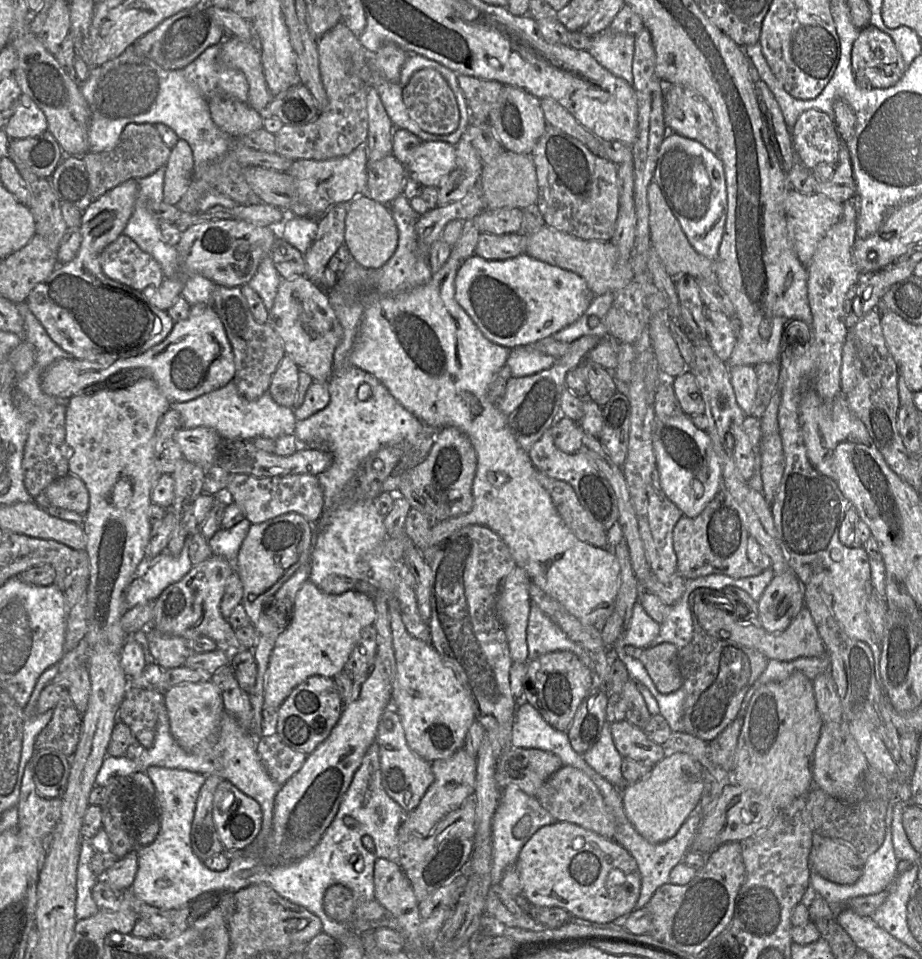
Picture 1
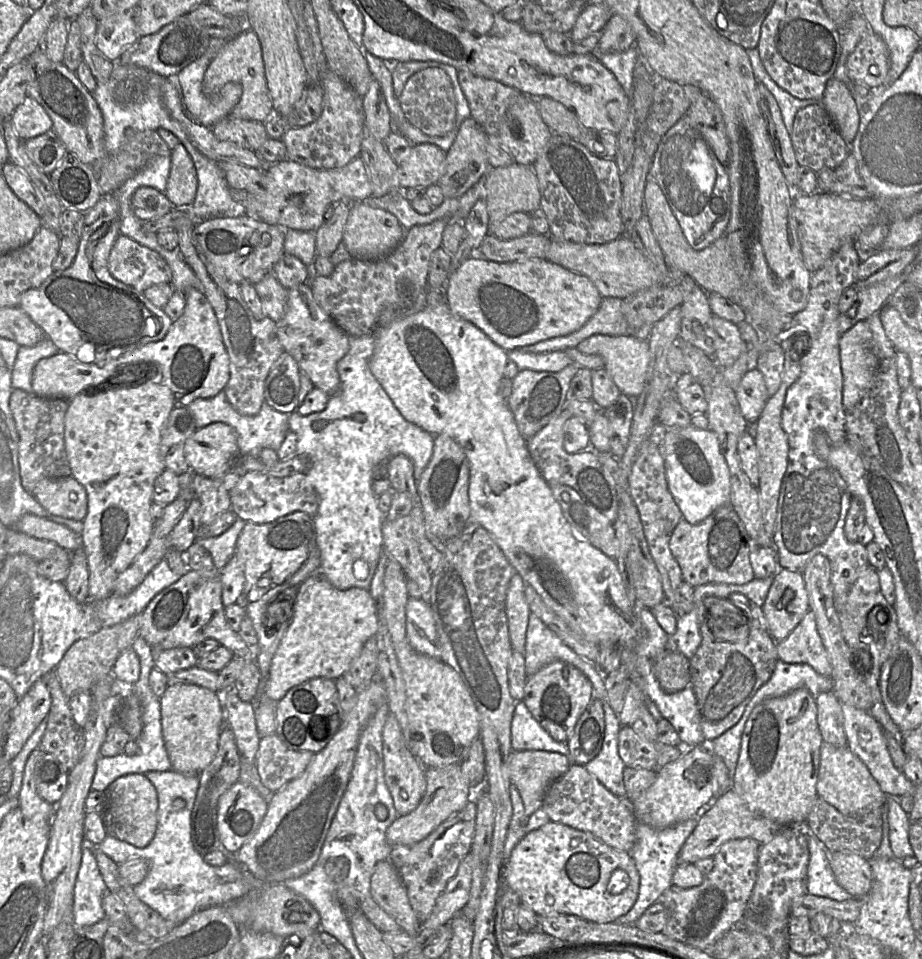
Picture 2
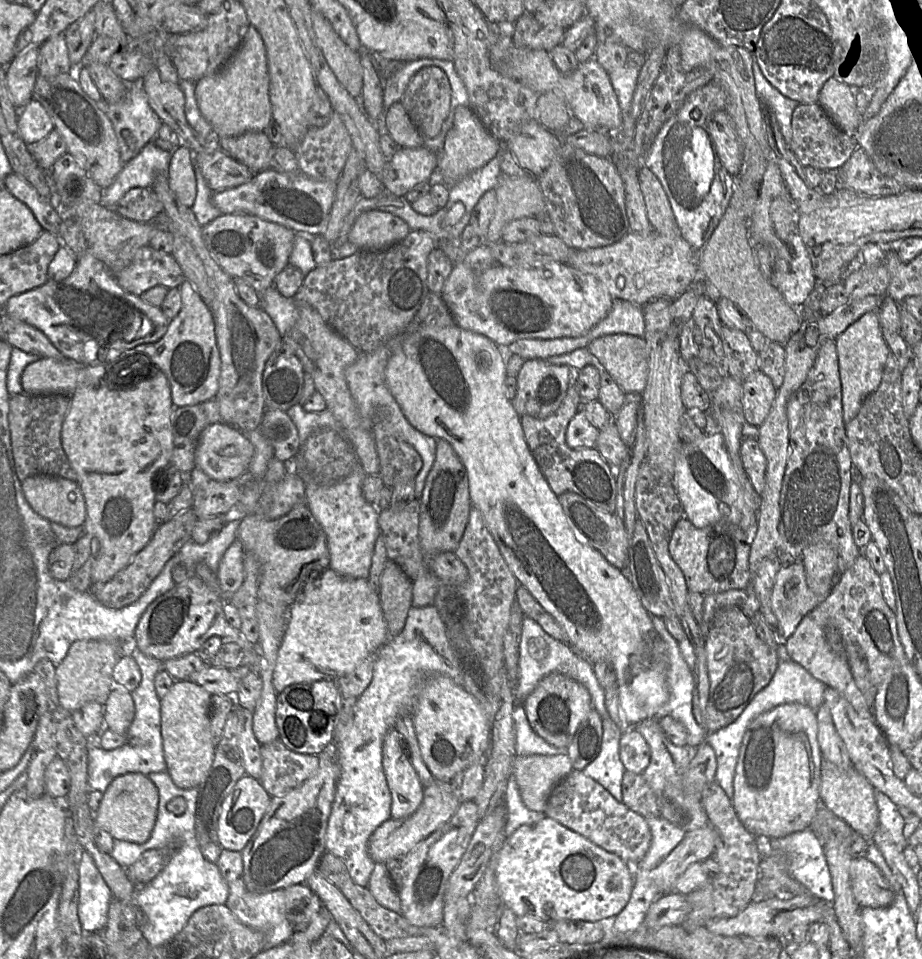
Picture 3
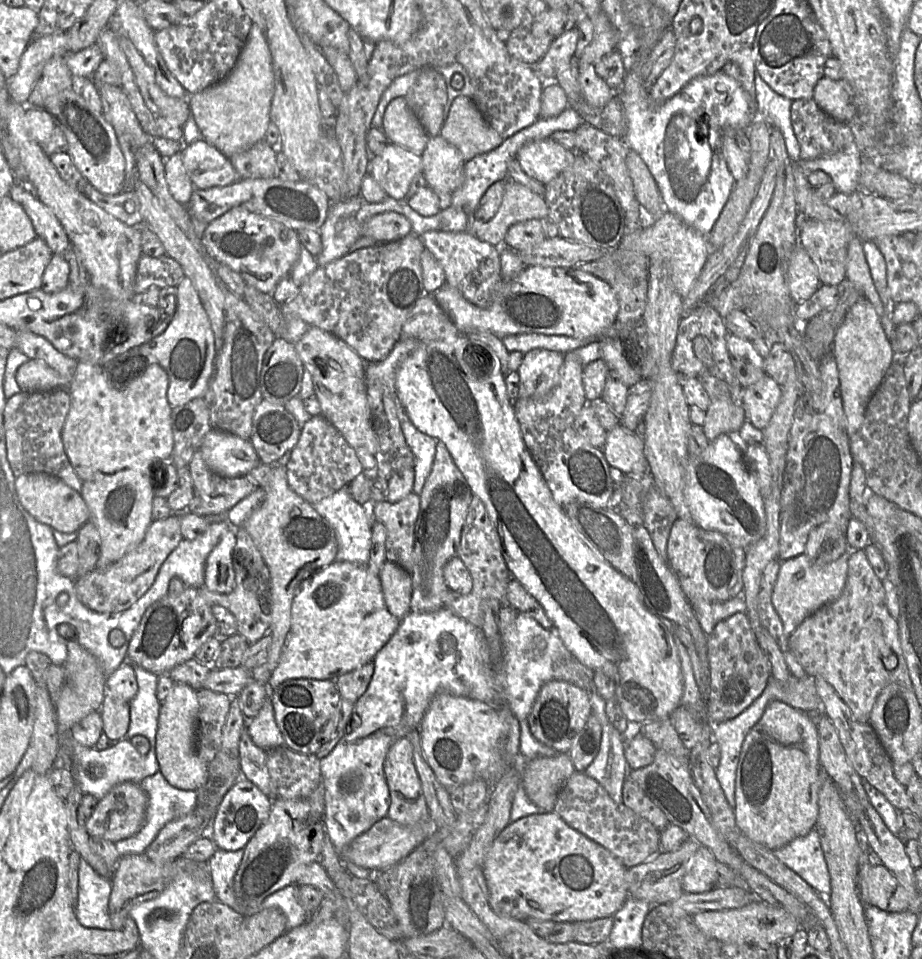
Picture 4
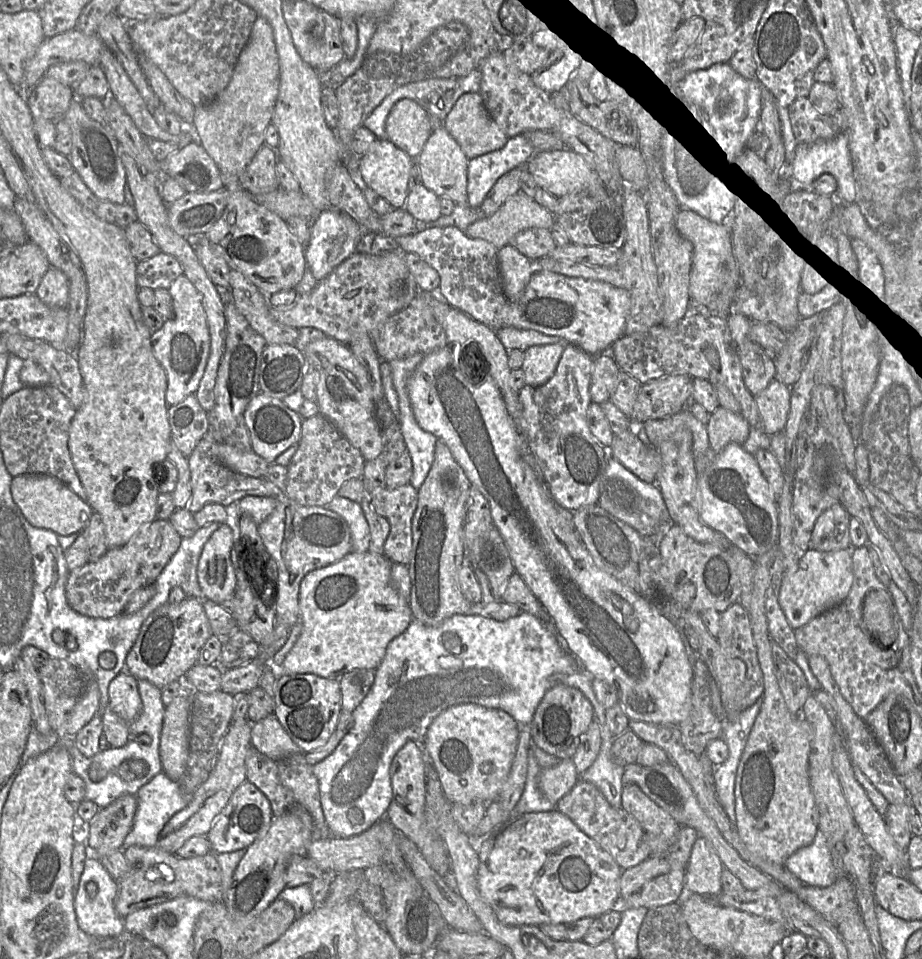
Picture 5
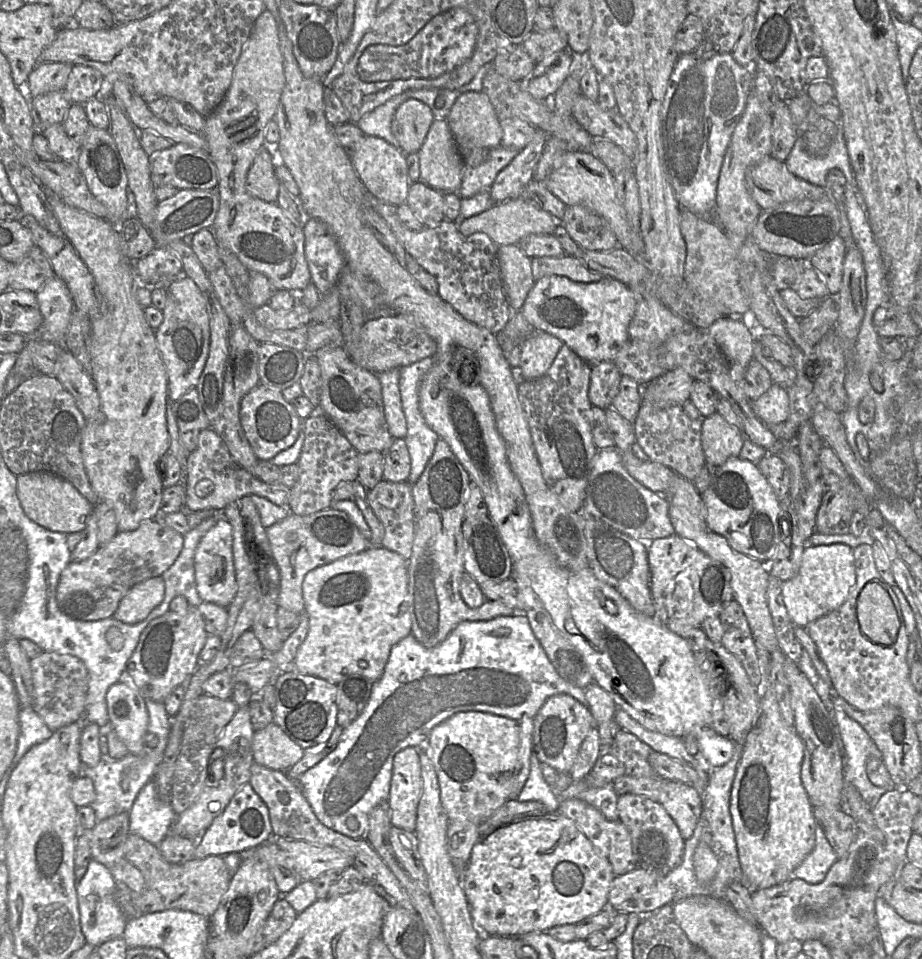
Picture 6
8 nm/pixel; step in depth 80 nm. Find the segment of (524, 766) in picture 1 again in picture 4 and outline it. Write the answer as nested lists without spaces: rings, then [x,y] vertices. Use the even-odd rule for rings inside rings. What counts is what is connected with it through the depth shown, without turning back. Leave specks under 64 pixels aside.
[[[568,754],[538,757],[527,762],[521,783],[533,804],[545,812],[551,812],[559,791],[575,772]]]

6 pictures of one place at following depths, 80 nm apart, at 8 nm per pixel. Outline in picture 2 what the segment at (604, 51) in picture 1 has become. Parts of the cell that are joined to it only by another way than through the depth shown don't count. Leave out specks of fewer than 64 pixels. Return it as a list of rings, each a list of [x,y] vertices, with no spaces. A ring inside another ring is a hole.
[[[632,46],[620,53],[600,53],[595,51],[600,62],[615,76],[623,91],[632,99],[634,68],[638,60],[638,50]]]

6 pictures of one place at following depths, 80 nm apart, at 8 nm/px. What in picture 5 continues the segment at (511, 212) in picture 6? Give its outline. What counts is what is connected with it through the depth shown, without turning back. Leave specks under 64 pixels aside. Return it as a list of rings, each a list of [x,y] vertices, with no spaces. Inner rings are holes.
[[[521,190],[509,197],[490,217],[473,222],[465,233],[468,237],[490,242],[497,249],[511,243],[513,237],[528,228],[550,229],[555,218]]]

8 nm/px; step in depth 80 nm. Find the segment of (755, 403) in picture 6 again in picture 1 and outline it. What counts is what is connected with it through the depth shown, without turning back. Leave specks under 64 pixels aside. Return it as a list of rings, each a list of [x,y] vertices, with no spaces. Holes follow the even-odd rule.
[[[749,365],[734,366],[729,368],[729,375],[737,404],[745,415],[752,415],[758,388],[754,367]]]

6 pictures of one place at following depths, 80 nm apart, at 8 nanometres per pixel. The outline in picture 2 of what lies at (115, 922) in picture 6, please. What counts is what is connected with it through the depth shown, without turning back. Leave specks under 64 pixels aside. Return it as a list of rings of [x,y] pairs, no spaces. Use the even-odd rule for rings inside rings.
[[[84,844],[74,887],[73,918],[76,927],[93,925],[106,917],[102,898],[107,886],[99,872],[94,851]]]

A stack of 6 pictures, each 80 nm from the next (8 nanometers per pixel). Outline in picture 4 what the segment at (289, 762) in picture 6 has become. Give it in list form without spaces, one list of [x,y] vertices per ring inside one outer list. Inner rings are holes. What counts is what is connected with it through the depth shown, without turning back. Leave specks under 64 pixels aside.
[[[271,692],[258,714],[248,721],[247,730],[255,745],[265,751],[285,746],[275,721]]]

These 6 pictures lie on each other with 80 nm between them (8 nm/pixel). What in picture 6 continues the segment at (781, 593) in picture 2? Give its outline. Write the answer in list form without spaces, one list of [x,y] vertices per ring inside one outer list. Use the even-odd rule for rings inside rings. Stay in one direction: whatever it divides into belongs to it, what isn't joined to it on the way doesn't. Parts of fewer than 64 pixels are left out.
[[[846,544],[806,545],[798,574],[782,582],[781,592],[795,626],[806,627],[814,620],[838,609],[856,582],[853,549]]]

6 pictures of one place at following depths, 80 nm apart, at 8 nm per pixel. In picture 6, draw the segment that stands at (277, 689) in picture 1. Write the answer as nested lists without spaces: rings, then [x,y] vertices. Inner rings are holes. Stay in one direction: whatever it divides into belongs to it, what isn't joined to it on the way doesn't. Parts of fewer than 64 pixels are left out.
[[[376,546],[308,572],[302,593],[309,628],[294,659],[295,671],[334,685],[354,673],[376,683],[392,647],[411,634],[407,564],[398,553]]]

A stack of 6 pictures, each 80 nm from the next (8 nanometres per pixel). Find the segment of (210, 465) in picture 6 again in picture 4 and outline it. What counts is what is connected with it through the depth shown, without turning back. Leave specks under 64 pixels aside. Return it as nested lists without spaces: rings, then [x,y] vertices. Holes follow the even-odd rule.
[[[197,450],[189,465],[193,498],[187,511],[198,516],[227,514],[257,486],[245,476],[227,478],[211,471]]]

